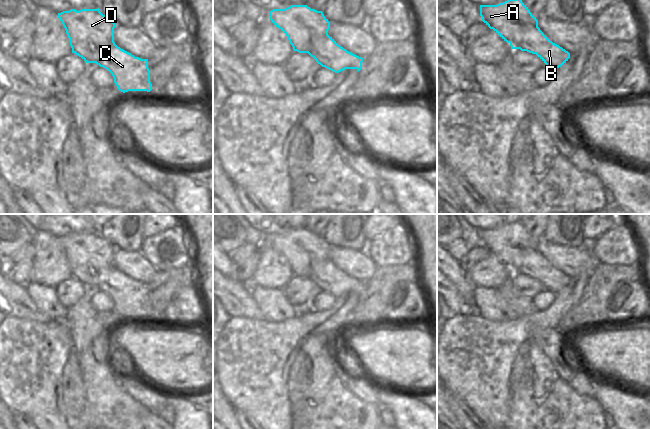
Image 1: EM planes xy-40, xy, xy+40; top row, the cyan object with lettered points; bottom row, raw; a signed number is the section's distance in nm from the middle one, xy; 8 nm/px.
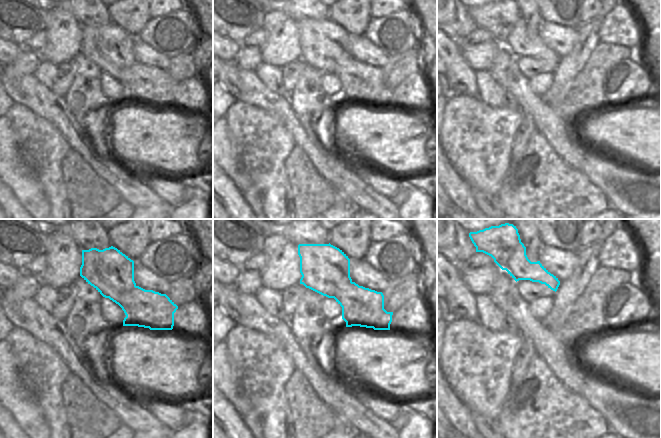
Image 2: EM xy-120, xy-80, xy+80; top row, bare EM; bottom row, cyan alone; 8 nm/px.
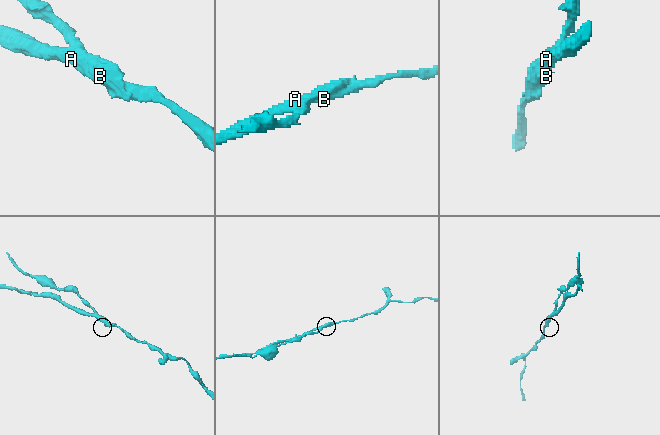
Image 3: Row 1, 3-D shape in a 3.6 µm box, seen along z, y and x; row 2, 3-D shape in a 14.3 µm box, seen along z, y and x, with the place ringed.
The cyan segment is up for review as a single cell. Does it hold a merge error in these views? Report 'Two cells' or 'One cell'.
Two cells.

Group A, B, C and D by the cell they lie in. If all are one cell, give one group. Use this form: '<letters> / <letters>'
A D / B C

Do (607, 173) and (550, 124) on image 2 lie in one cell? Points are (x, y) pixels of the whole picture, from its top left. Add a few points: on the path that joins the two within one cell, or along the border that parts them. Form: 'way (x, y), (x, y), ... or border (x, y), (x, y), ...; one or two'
border (578, 133), (574, 144), (583, 155), (581, 168); two

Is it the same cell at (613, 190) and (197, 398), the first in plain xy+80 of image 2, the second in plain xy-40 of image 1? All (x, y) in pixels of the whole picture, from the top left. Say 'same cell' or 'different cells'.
different cells

